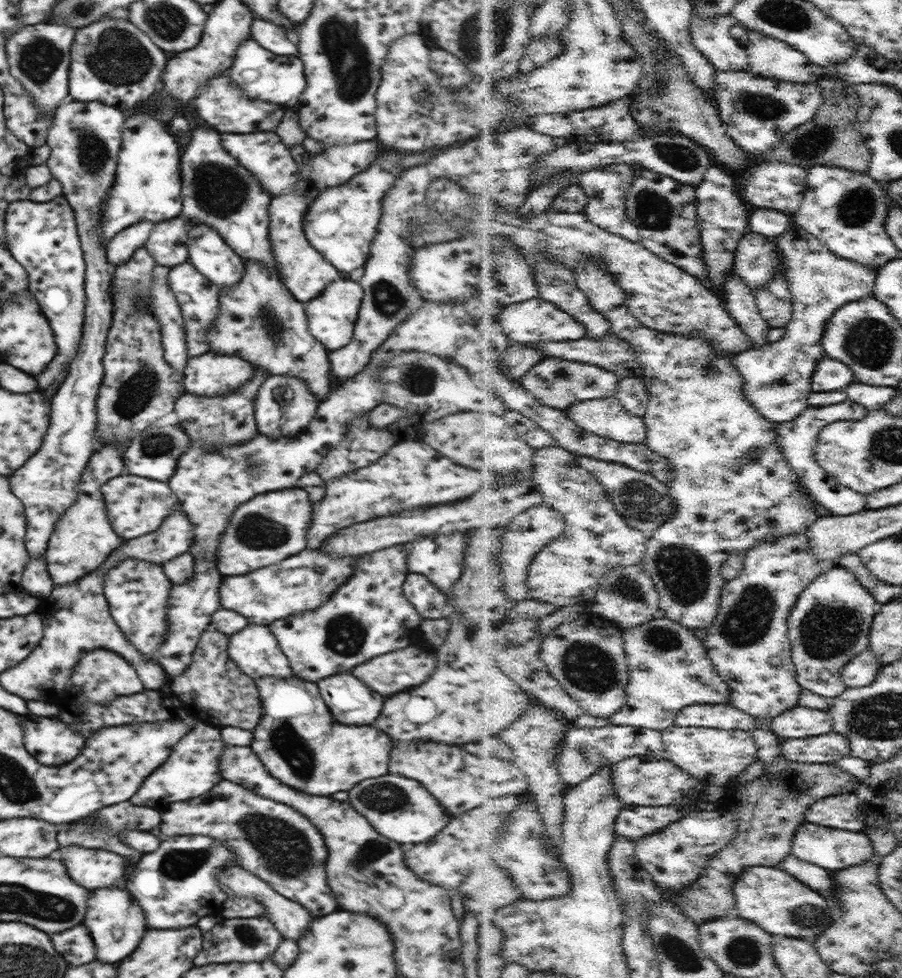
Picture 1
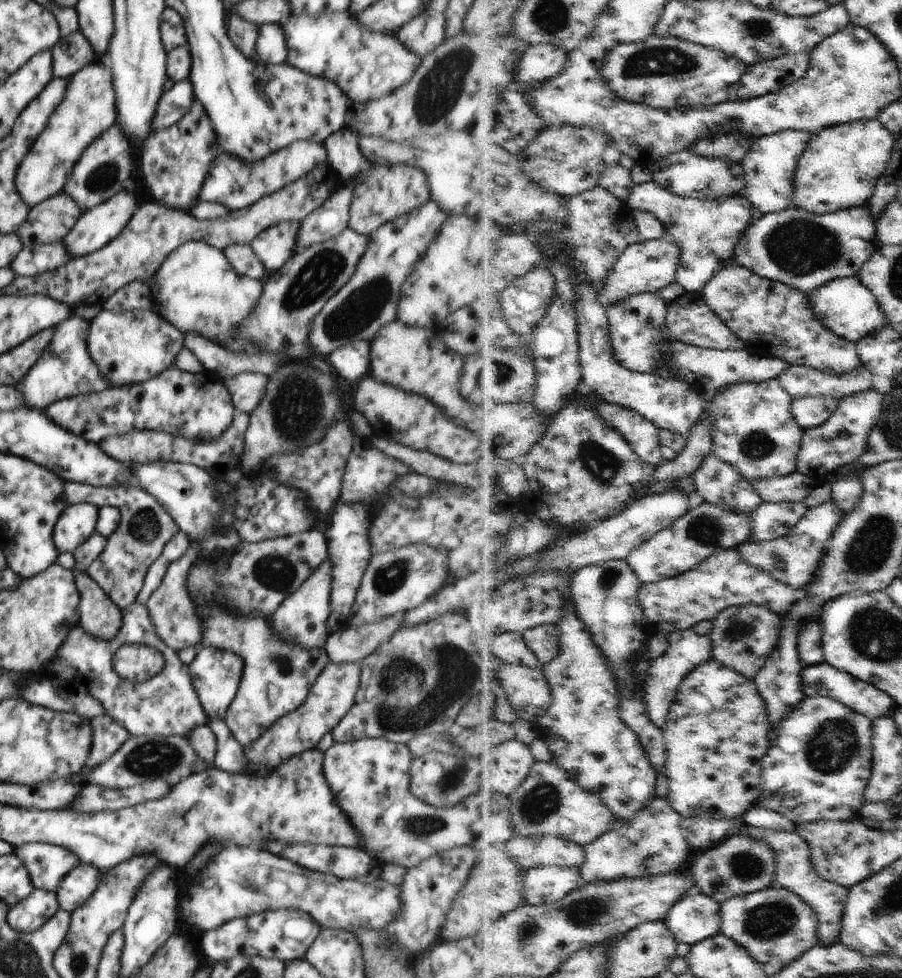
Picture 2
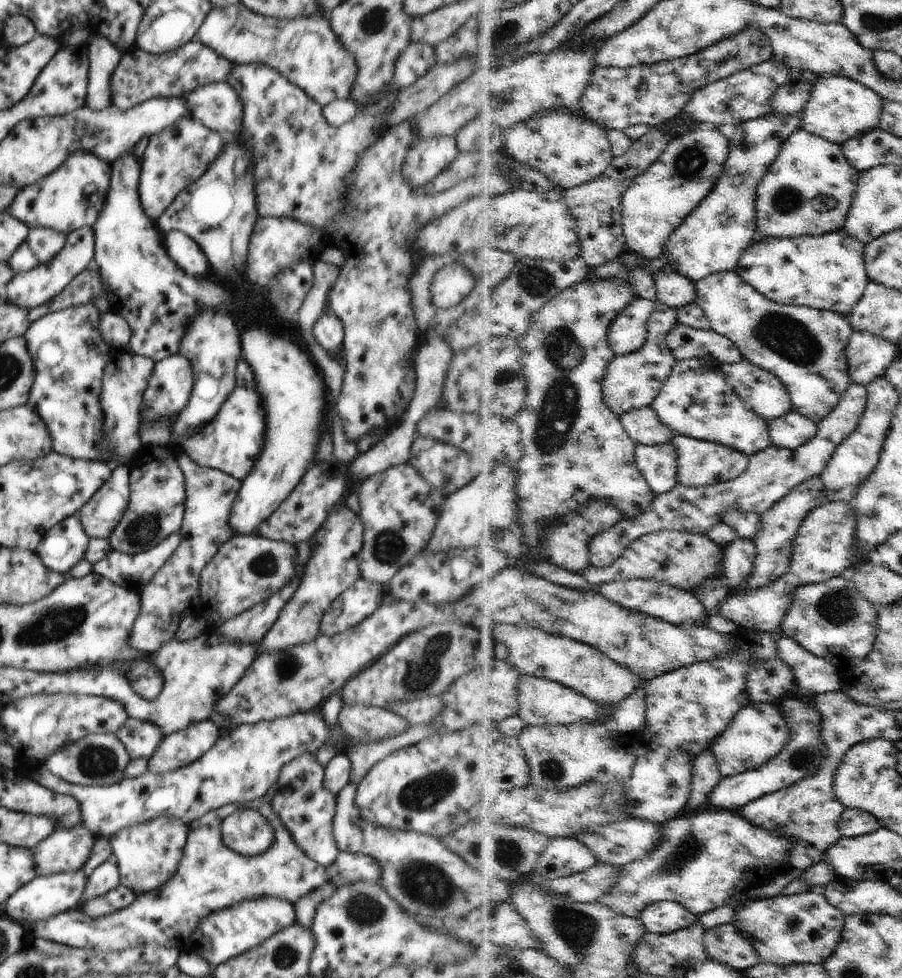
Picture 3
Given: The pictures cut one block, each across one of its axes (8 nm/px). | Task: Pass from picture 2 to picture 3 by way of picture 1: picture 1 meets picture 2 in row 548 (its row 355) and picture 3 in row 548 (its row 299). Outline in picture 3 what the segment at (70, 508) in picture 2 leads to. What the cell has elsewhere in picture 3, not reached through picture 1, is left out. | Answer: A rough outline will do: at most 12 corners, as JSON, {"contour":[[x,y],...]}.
{"contour":[[75,514],[45,533],[34,553],[69,577],[90,540]]}

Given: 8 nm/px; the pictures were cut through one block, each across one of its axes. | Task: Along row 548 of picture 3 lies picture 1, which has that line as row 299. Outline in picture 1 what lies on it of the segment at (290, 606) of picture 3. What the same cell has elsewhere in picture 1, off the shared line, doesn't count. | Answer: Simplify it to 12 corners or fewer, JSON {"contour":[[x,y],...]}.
{"contour":[[334,280],[304,304],[309,333],[328,351],[353,339],[363,289]]}

